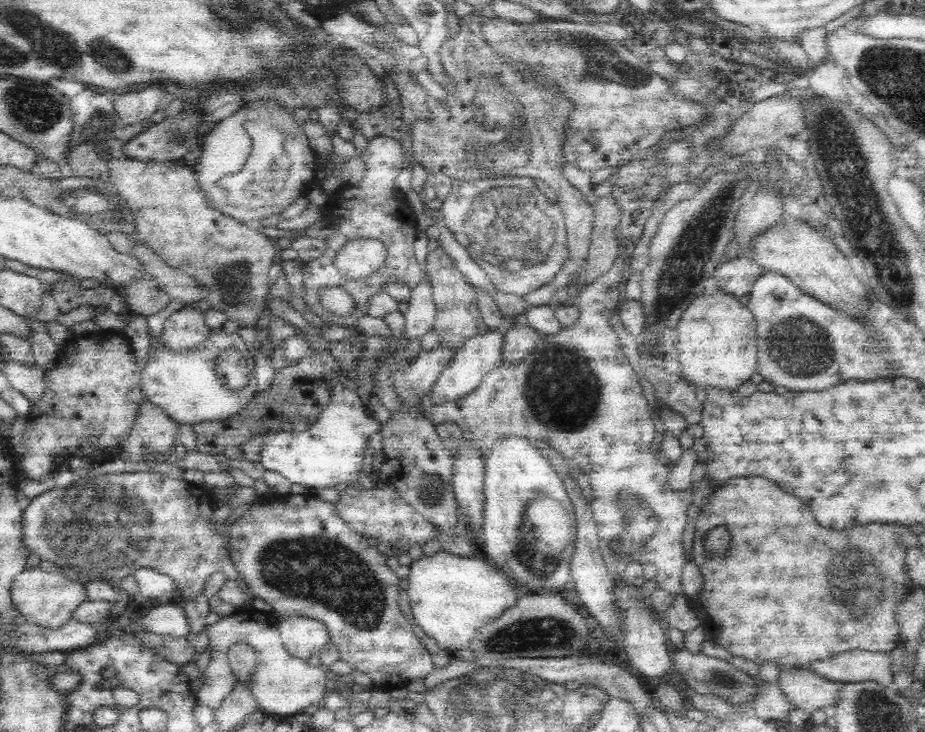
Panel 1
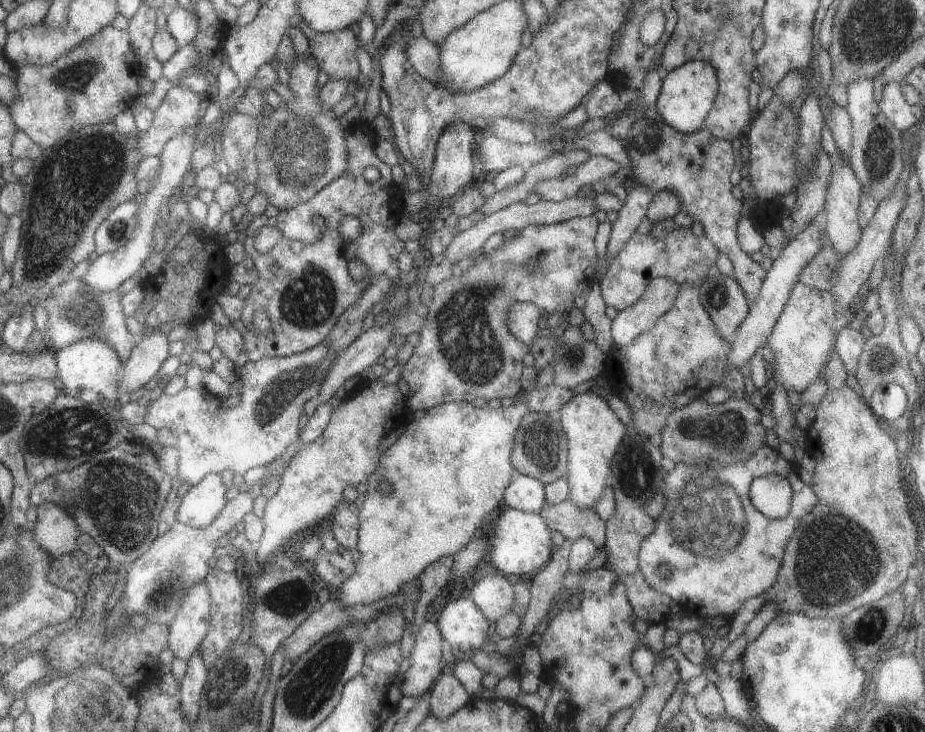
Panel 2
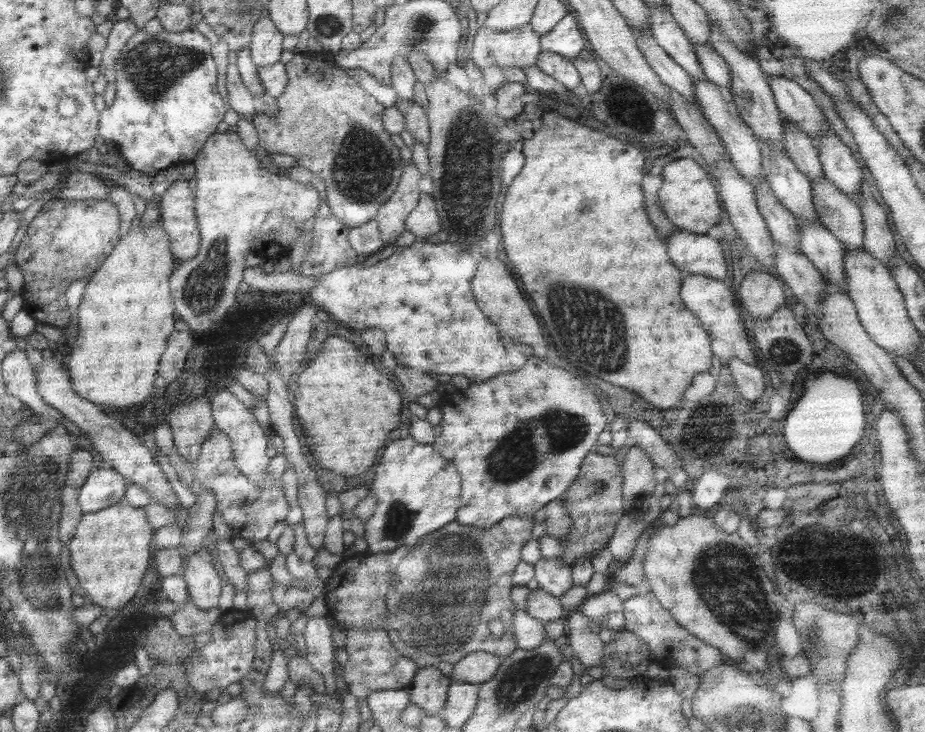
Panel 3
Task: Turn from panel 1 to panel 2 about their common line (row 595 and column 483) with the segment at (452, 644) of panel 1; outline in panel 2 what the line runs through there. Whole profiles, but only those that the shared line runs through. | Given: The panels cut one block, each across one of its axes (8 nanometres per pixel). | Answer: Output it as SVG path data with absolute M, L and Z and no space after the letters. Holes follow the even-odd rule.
M447 402L447 404L439 404L439 406L433 406L431 410L423 412L423 414L417 414L413 416L407 424L405 424L405 430L397 436L397 440L381 454L379 458L379 464L377 464L377 470L367 478L365 486L367 486L367 492L365 496L359 498L359 536L357 536L357 550L359 550L359 558L355 560L355 568L353 568L353 574L343 580L337 588L337 602L341 608L353 608L353 606L367 606L371 602L379 602L379 600L385 600L385 598L393 598L399 594L401 586L415 580L429 564L433 564L435 560L439 558L445 558L445 556L455 556L459 550L463 550L463 546L467 546L467 542L473 540L475 532L481 528L481 520L485 518L485 514L489 514L495 506L501 506L501 500L503 500L503 492L507 488L507 484L511 482L511 472L513 472L513 466L511 466L511 452L515 448L515 432L517 432L517 426L521 422L521 418L529 414L527 406L525 404L511 404L509 408L503 408L503 410L491 410L491 408L475 408L471 406L469 402ZM379 480L389 480L391 484L391 492L389 494L379 494L375 488L379 484Z

